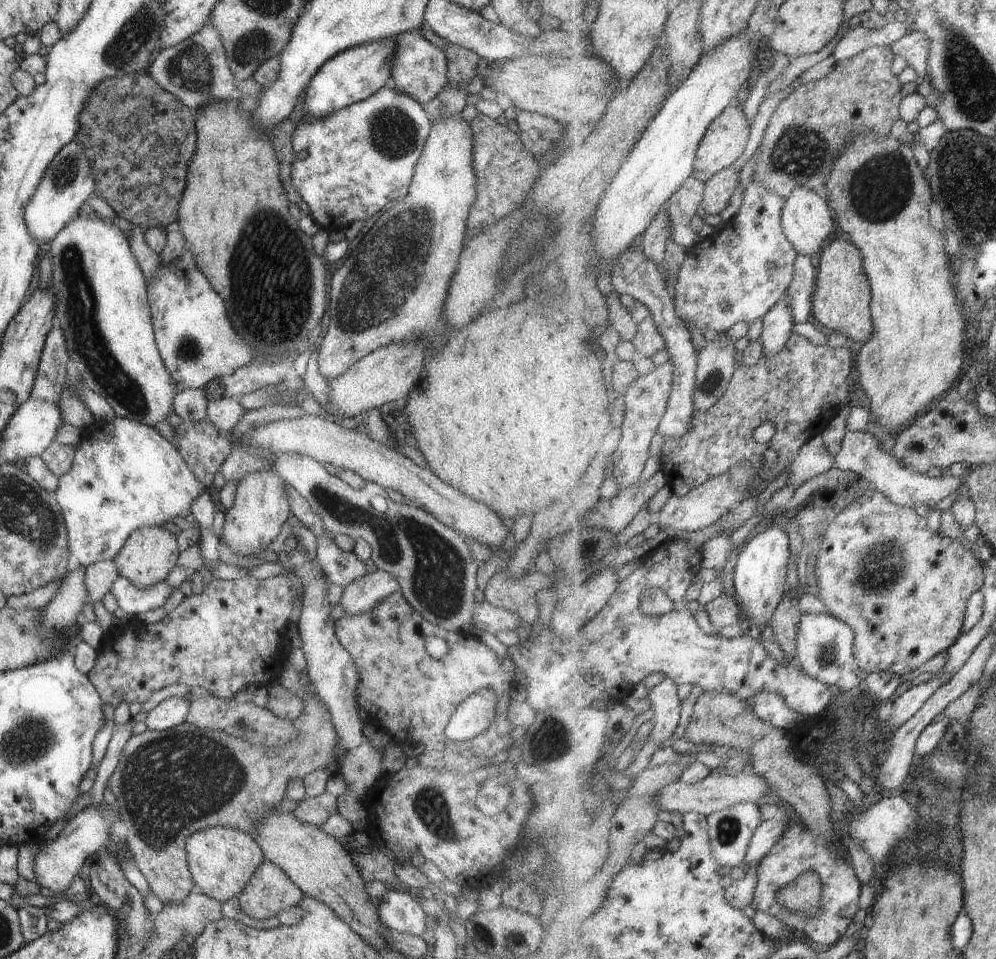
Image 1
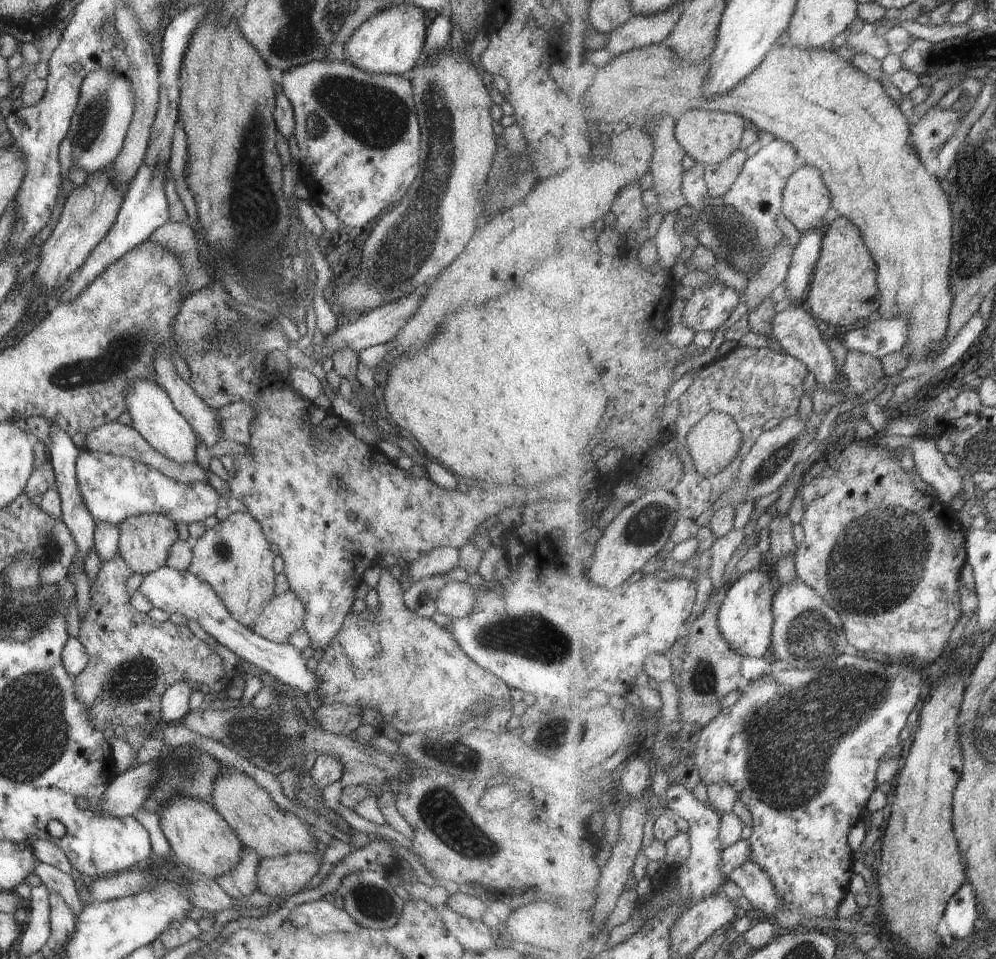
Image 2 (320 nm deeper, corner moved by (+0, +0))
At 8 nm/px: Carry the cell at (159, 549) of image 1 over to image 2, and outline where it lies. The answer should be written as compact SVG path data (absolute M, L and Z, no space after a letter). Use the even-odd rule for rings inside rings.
M145 513L124 518L118 525L118 554L132 572L147 574L164 564L168 548L177 540L175 524L163 513Z

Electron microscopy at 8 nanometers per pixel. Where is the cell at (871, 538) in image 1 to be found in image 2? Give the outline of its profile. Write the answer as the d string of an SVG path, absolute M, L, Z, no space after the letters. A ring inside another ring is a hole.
M877 439L871 441L854 440L848 445L836 444L833 449L823 454L822 458L812 463L803 474L797 492L805 503L804 519L800 522L804 529L804 538L795 552L796 571L798 577L812 586L819 596L822 596L839 614L843 621L847 640L861 652L882 652L895 661L904 661L911 665L925 666L925 662L933 662L946 649L947 641L953 628L961 618L961 568L968 560L967 530L961 524L959 512L953 510L948 503L934 498L915 487L914 475L910 475L893 457L891 451L881 447Z

